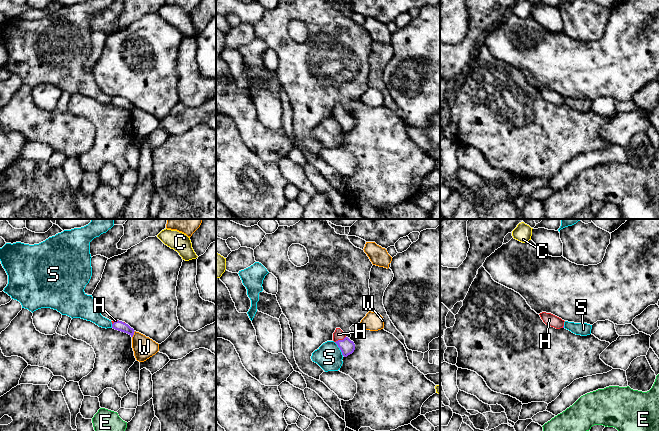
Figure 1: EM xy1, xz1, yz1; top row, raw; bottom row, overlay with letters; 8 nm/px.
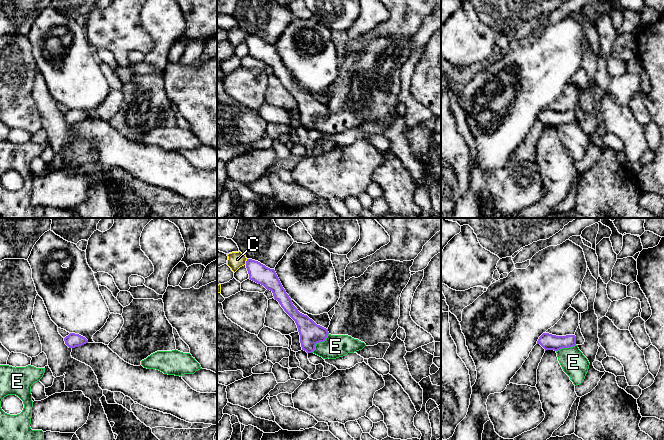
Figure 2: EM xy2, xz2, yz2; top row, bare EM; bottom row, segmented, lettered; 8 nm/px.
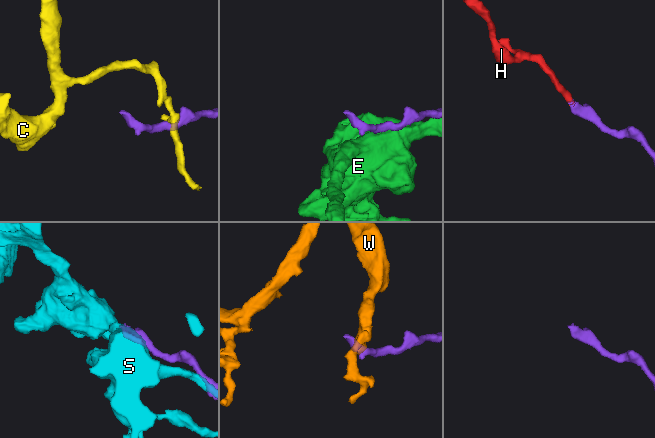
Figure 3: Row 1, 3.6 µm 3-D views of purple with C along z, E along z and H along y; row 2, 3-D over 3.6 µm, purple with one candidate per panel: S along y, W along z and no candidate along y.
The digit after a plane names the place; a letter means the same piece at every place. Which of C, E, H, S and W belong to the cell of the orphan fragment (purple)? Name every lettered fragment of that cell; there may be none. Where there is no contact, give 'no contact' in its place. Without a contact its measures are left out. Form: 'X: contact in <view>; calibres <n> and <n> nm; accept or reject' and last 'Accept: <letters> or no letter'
C: contact in xz2; calibres 160 and 130 nm; reject
E: contact in xz2; calibres 180 and 190 nm; reject
H: contact in xz1; calibres 120 and 80 nm; accept
S: contact in xz1; calibres 120 and 220 nm; reject
W: contact in xy1; calibres 80 and 170 nm; reject
Accept: H

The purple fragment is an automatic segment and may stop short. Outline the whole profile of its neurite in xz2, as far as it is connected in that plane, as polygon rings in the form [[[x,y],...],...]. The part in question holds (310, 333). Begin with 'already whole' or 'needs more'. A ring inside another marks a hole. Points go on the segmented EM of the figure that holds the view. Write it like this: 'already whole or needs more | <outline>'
already whole | [[[247,259],[246,268],[249,279],[263,285],[273,293],[284,311],[295,321],[300,335],[302,350],[312,353],[317,343],[324,342],[329,334],[328,329],[317,325],[307,315],[298,311],[291,298],[283,288],[274,269],[270,269],[258,261]]]

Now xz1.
needs more | [[[336,328],[333,333],[333,341],[338,345],[344,357],[352,354],[355,350],[354,342],[351,341],[340,328]]]

